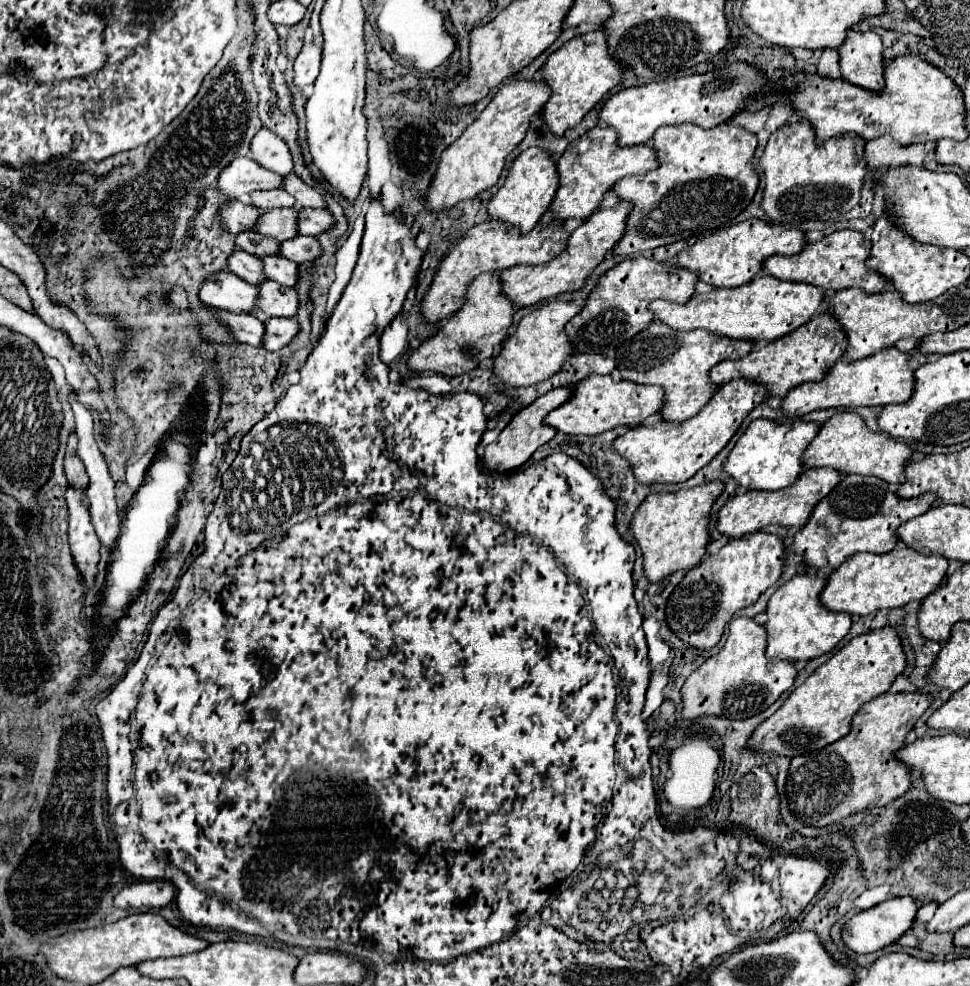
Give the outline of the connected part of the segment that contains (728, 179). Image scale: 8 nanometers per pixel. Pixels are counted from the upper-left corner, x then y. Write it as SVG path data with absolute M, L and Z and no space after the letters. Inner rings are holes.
M686 123L686 125L660 127L648 143L656 151L658 167L642 177L624 177L618 183L614 183L614 187L610 189L614 191L616 197L620 197L622 201L632 201L634 205L634 211L630 211L630 217L626 217L626 231L620 243L614 245L612 255L622 255L622 257L638 255L648 249L656 249L660 245L676 243L680 239L690 239L694 235L722 229L736 215L740 215L752 201L758 187L758 175L754 173L750 163L758 143L754 133L726 123L714 129L702 129L692 123Z

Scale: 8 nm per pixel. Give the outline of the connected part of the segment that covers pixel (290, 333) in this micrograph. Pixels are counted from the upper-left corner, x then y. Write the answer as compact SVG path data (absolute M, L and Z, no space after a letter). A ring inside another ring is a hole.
M266 319L264 321L264 337L262 337L262 347L268 351L278 351L282 349L298 331L298 321L292 319Z

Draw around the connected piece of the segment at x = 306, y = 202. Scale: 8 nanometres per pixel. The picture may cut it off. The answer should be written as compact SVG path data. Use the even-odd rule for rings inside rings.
M294 173L286 175L284 191L288 191L296 199L296 205L302 205L302 207L326 207L324 197L314 187L300 181ZM318 199L322 199L322 201L318 201Z

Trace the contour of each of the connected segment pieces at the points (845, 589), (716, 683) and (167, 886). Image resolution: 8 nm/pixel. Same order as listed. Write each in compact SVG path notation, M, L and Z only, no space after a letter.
M898 545L896 549L884 555L854 553L826 579L826 585L820 593L820 603L830 611L842 611L856 617L870 615L880 609L902 607L912 599L920 601L930 595L940 585L946 567L948 561L944 557L924 557L904 545Z
M748 617L734 619L730 623L724 647L716 655L706 659L684 681L680 689L684 705L682 717L688 721L694 721L702 715L716 715L716 717L724 715L726 719L738 719L730 717L730 711L746 711L742 719L748 719L768 709L786 689L792 687L798 671L792 661L768 659L764 655L764 647L766 647L766 631L762 625L758 625L754 619Z
M138 881L124 887L116 897L114 905L128 909L128 907L166 907L174 897L172 883L162 881Z

